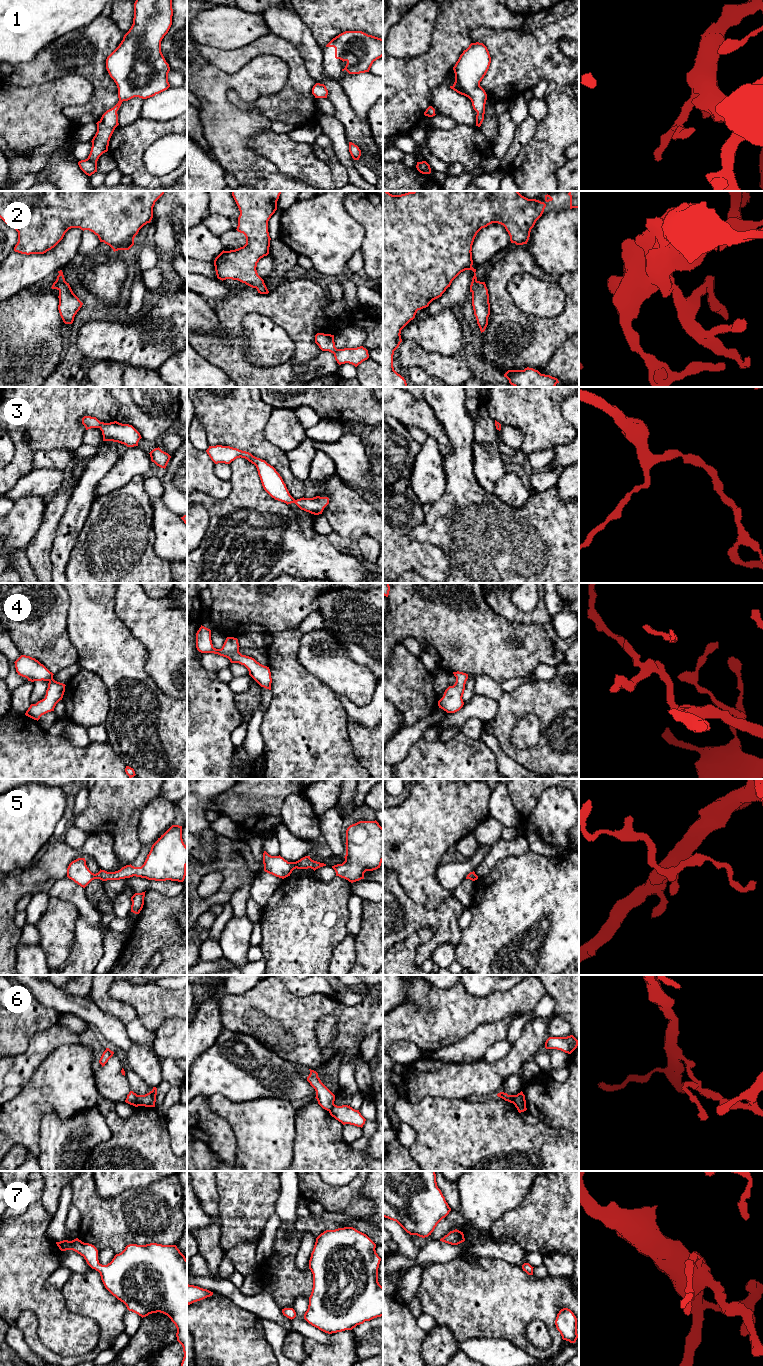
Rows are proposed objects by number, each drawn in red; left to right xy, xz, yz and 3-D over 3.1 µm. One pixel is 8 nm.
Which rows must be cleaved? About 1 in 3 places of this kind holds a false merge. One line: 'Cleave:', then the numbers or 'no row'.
Cleave: 6

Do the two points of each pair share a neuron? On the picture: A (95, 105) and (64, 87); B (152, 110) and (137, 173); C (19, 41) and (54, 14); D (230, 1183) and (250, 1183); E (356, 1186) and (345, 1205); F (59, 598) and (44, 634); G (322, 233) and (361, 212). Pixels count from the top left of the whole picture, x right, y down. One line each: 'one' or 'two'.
A: two
B: two
C: one
D: one
E: one
F: one
G: two

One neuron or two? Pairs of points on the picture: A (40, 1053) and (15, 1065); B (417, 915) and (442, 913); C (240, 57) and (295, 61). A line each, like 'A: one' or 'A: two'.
A: one
B: one
C: one

